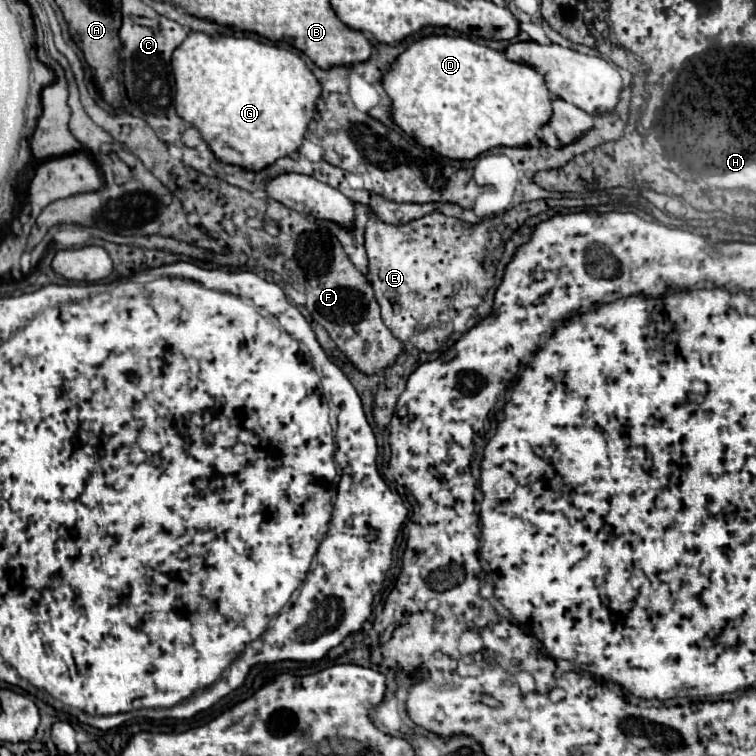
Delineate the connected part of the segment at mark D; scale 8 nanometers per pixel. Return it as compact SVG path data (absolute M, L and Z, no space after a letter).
M429 35L407 47L383 75L383 87L391 97L393 121L417 143L453 161L475 159L493 147L525 147L539 139L541 127L553 115L551 93L545 79L531 67L509 61L503 53L479 45L467 37Z

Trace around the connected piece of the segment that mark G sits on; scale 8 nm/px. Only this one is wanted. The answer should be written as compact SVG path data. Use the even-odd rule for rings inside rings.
M189 33L189 37L175 49L171 59L173 75L177 81L175 109L191 127L195 127L201 139L209 145L213 155L227 165L237 165L245 171L261 171L281 157L289 157L299 151L309 123L317 111L317 99L321 97L321 83L309 71L305 61L273 43L263 43L253 37L223 35L211 37L205 33Z

